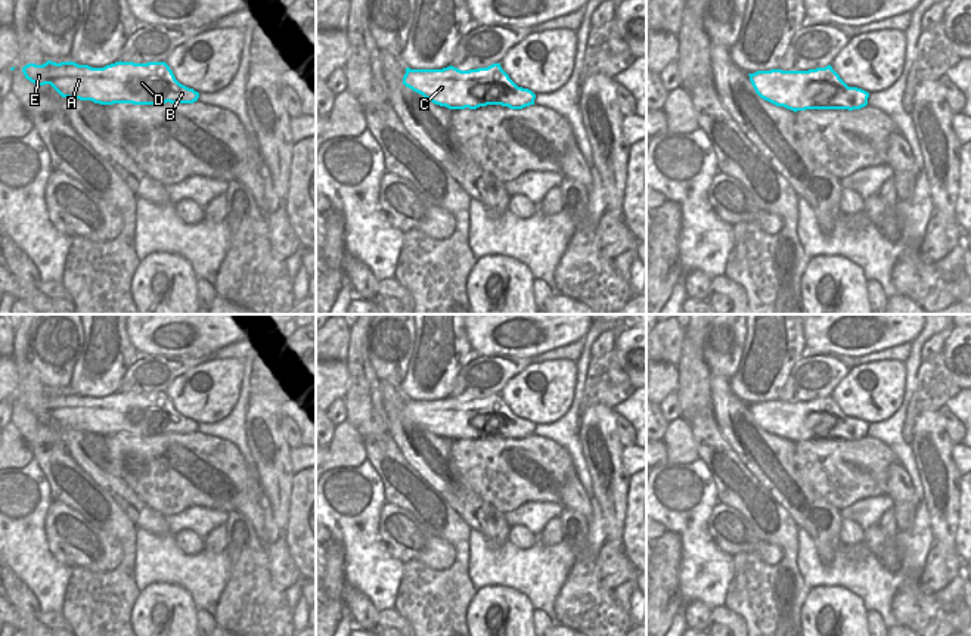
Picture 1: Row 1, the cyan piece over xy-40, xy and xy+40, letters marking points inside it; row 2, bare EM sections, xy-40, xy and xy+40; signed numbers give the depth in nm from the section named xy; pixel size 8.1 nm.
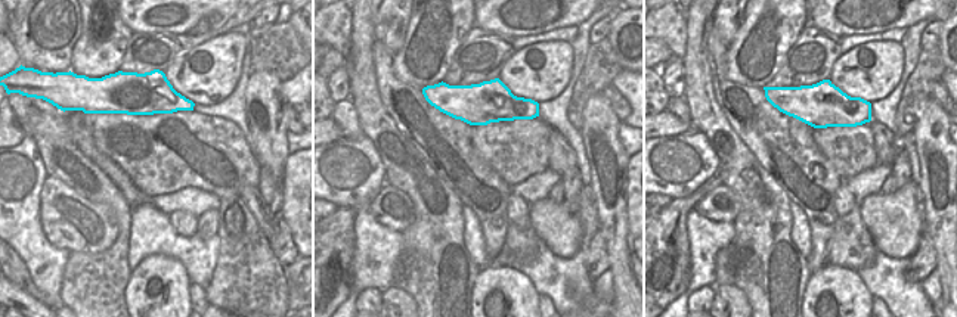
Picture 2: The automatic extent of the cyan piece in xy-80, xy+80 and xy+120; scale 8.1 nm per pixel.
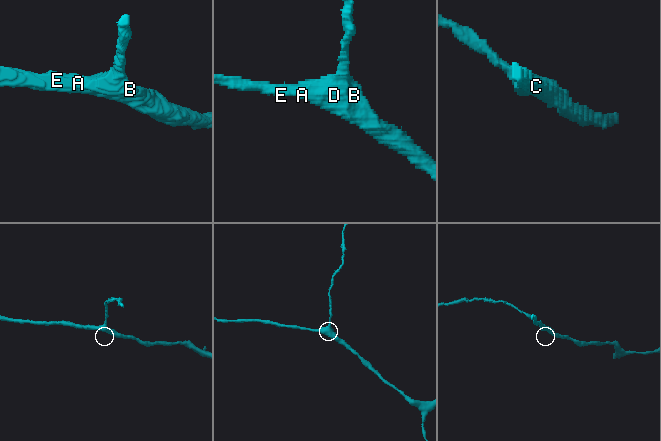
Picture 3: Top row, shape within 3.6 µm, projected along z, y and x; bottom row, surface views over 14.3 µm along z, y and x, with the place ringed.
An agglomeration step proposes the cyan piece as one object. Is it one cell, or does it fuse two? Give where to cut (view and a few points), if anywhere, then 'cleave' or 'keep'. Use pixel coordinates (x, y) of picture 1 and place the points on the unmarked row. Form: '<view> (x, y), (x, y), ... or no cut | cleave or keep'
no cut | keep

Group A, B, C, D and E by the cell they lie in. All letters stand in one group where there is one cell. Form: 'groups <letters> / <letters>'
groups A B C D E

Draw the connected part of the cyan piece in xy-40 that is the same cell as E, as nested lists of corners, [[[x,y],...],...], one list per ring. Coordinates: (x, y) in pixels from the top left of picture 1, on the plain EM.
[[[52,393],[43,395],[28,394],[22,398],[27,410],[37,416],[50,415],[62,428],[91,431],[100,435],[133,434],[193,434],[199,424],[180,415],[165,393],[115,393],[103,398],[91,398],[75,393]]]

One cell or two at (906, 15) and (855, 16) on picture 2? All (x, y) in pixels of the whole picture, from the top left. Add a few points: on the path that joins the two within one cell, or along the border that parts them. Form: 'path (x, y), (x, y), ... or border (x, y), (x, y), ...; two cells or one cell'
path (894, 16), (867, 16); one cell

